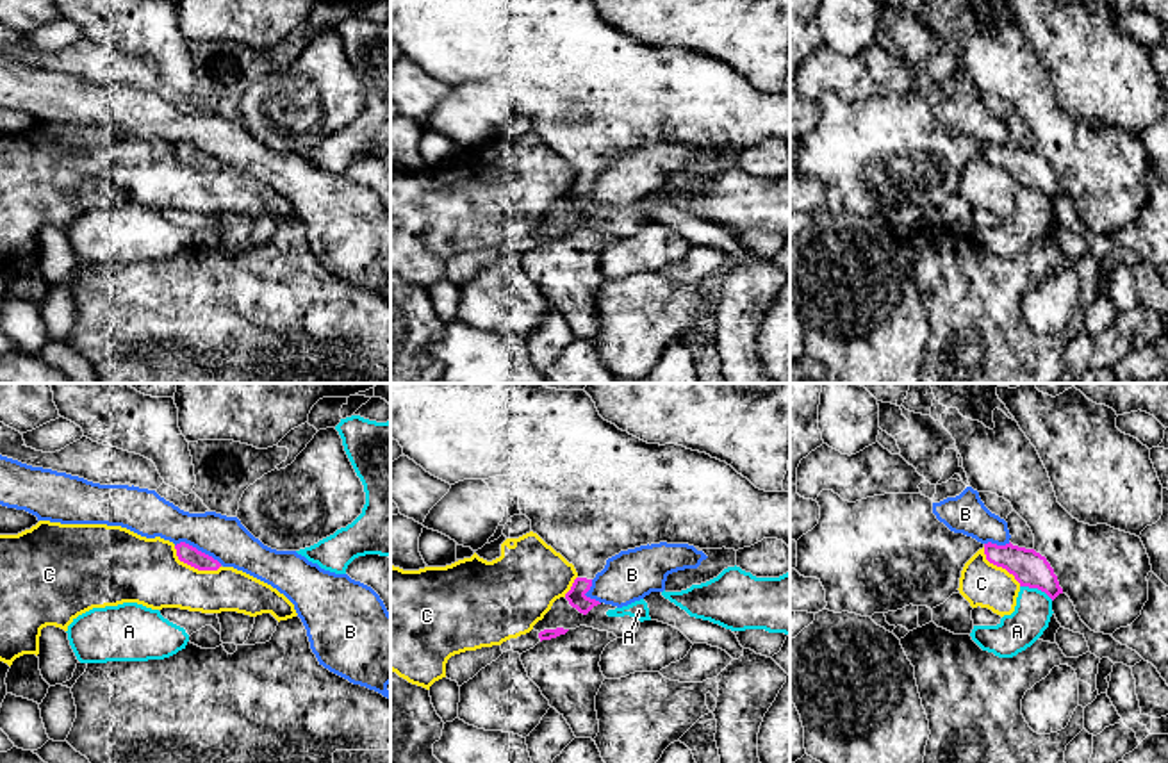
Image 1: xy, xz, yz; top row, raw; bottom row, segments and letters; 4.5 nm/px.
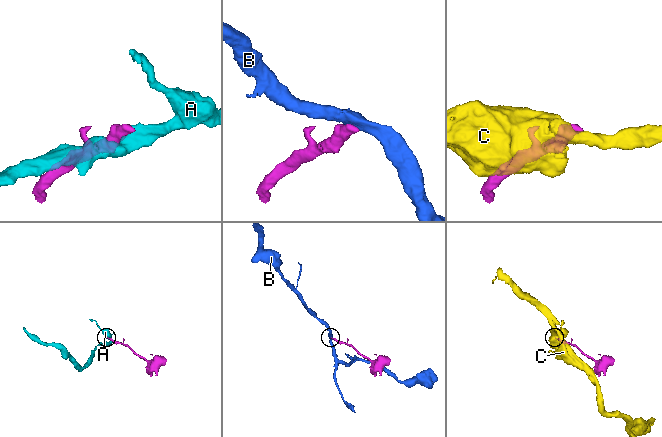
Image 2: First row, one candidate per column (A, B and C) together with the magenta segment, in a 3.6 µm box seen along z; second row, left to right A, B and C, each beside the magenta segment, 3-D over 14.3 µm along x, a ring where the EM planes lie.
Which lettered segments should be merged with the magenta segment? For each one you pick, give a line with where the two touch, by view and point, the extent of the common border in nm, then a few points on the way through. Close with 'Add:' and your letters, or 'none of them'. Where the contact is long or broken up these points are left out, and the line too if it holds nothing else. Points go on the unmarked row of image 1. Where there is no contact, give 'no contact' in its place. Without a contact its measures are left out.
Add: none of them

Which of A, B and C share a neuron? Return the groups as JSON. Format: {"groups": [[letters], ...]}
{"groups": [["A"], ["B"], ["C"]]}

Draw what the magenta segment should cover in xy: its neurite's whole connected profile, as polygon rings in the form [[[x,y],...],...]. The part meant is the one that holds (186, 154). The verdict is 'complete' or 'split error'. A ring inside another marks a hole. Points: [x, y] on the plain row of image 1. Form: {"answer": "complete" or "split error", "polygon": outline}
{"answer": "complete", "polygon": [[[185,143],[177,144],[175,150],[180,162],[198,171],[218,171],[221,168],[218,160],[214,160],[212,157],[198,152],[196,148]]]}

